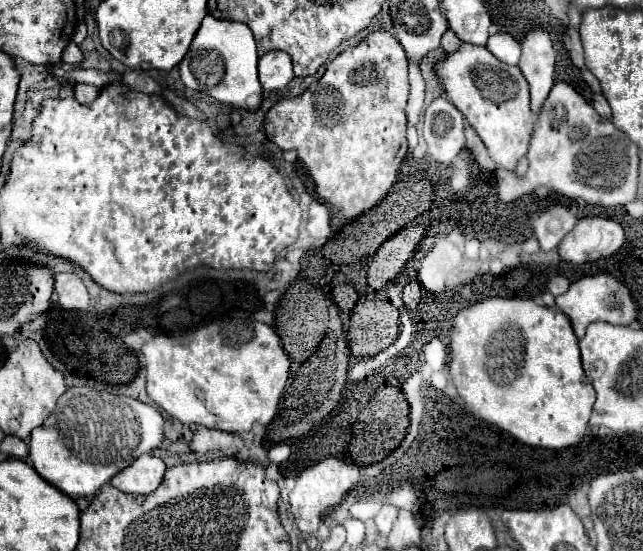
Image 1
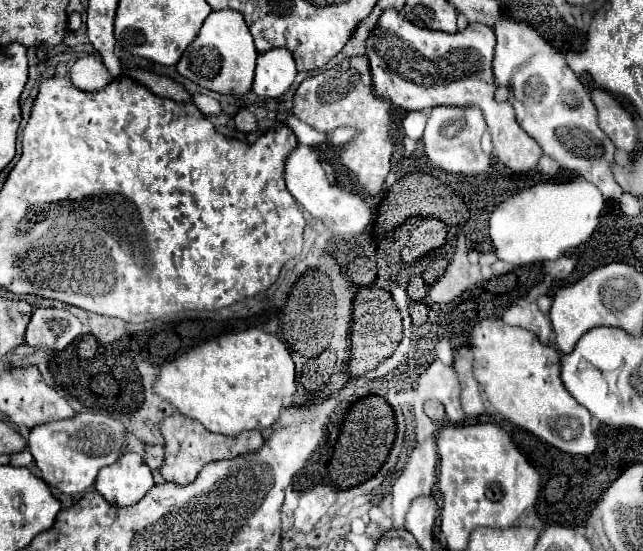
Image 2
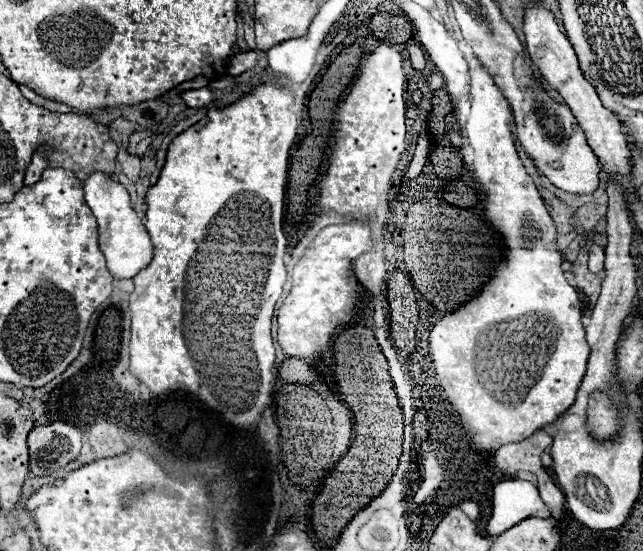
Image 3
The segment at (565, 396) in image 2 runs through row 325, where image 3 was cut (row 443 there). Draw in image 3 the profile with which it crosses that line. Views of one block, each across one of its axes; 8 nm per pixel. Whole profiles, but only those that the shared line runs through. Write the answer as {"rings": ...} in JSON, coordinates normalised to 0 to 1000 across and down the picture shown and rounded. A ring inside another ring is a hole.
{"rings":[[[740,127],[734,131],[734,203],[731,203],[731,214],[728,214],[728,225],[725,225],[725,240],[728,240],[728,254],[731,254],[731,265],[737,269],[737,290],[734,290],[734,319],[740,323],[740,330],[747,334],[747,348],[753,345],[750,352],[750,396],[756,396],[756,403],[768,403],[768,414],[774,414],[774,421],[781,425],[781,436],[787,439],[787,475],[781,475],[778,490],[768,494],[768,505],[762,505],[762,512],[756,515],[756,526],[750,526],[750,534],[743,534],[743,541],[734,541],[725,555],[719,555],[719,563],[706,563],[706,570],[694,570],[684,584],[681,584],[681,595],[672,595],[669,603],[669,621],[666,621],[666,632],[669,632],[669,642],[675,642],[678,657],[675,657],[675,672],[681,679],[681,701],[687,701],[691,708],[691,682],[715,682],[715,697],[706,690],[709,697],[709,711],[722,711],[722,715],[709,715],[709,711],[697,711],[697,726],[703,730],[706,744],[715,751],[715,762],[722,770],[722,777],[734,788],[734,799],[740,802],[743,813],[756,813],[756,817],[774,817],[778,809],[784,806],[793,806],[799,799],[812,799],[818,791],[824,791],[827,784],[840,780],[843,773],[849,770],[858,770],[871,751],[877,751],[890,733],[893,733],[893,722],[896,722],[896,708],[908,686],[908,675],[911,675],[911,653],[918,646],[918,628],[908,613],[908,592],[902,584],[905,577],[905,559],[902,559],[902,541],[896,534],[896,526],[880,512],[877,505],[877,488],[874,486],[877,477],[877,461],[865,454],[862,439],[865,439],[865,414],[862,414],[862,403],[846,374],[846,363],[843,356],[837,352],[827,323],[821,319],[821,312],[815,309],[812,301],[812,290],[802,276],[802,265],[799,265],[799,247],[796,247],[796,236],[793,236],[793,214],[796,214],[796,203],[793,203],[793,192],[787,185],[787,178],[781,174],[781,167],[774,163],[774,156],[768,152],[765,138],[756,131],[756,127]],[[756,599],[781,599],[781,610],[753,610]]]}

